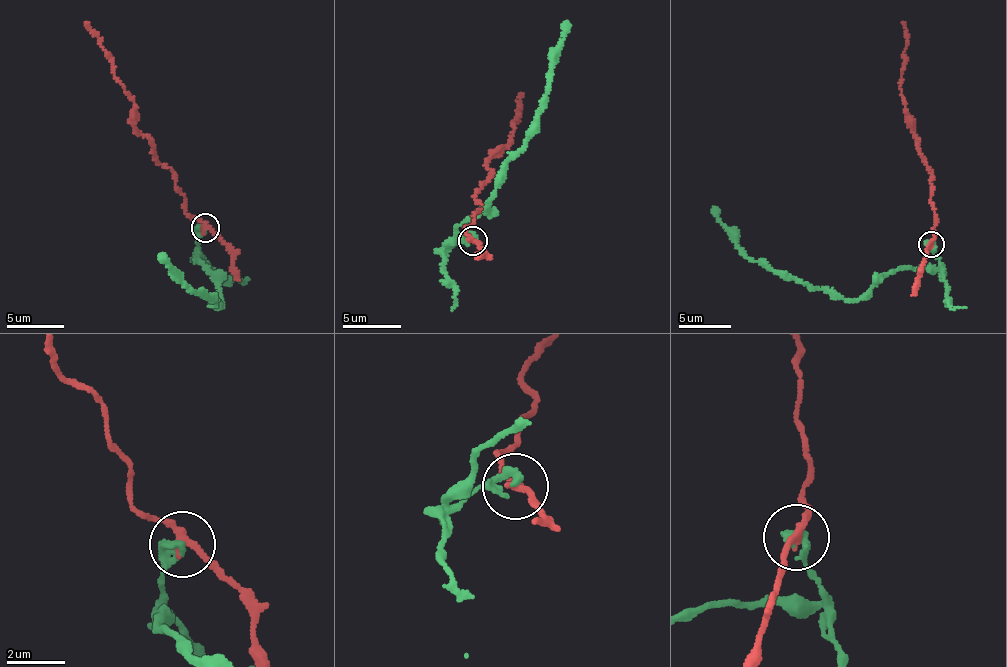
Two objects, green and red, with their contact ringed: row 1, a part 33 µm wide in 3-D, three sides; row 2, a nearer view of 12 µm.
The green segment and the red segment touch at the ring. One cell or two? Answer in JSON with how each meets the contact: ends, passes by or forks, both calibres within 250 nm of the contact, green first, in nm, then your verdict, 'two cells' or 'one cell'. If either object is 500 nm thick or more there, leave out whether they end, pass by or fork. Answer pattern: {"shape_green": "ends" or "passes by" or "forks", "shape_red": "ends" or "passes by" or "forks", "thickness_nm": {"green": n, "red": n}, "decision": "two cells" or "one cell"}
{"shape_green": "ends", "shape_red": "passes by", "thickness_nm": {"green": 260, "red": 240}, "decision": "two cells"}

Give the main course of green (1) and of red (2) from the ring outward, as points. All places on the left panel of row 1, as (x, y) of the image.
1: (204, 229), (194, 259), (209, 266), (220, 306), (210, 305), (214, 297), (195, 294), (159, 254)
2: (206, 228), (185, 211), (175, 173), (135, 125), (135, 104), (85, 23)

